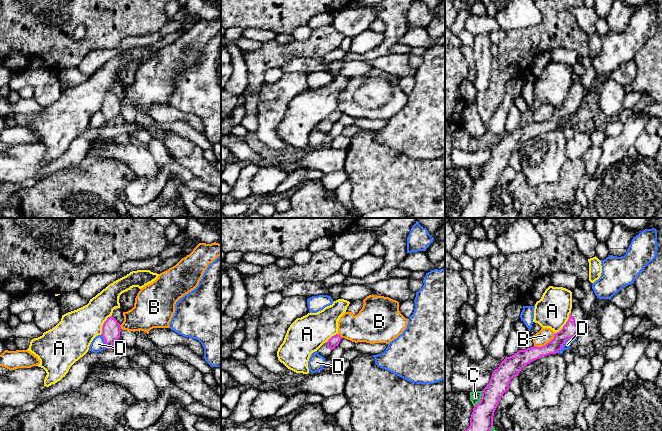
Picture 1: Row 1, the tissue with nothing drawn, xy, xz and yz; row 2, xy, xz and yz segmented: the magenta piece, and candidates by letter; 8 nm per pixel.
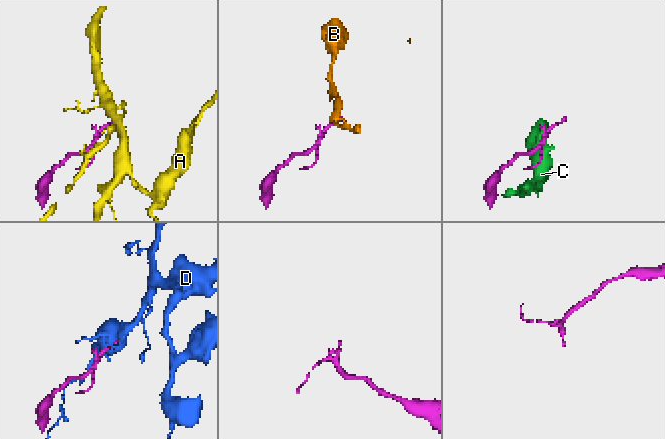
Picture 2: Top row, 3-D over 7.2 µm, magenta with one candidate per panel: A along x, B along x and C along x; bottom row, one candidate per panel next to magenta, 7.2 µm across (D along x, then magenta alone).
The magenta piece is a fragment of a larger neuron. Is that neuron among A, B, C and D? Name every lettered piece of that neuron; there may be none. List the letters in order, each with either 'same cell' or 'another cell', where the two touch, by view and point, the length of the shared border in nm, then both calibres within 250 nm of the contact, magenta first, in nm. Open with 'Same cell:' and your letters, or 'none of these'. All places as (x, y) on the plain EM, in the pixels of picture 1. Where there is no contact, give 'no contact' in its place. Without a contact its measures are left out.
Same cell: none of these
A: another cell; contact yz (566, 99); length 220 nm; calibres 120 and 280 nm
B: another cell; contact yz (546, 120); length 200 nm; calibres 130 and 120 nm
C: another cell; contact yz (481, 175); length 140 nm; calibres 190 and 90 nm
D: another cell; contact yz (565, 117); length 200 nm; calibres 120 and 50 nm

